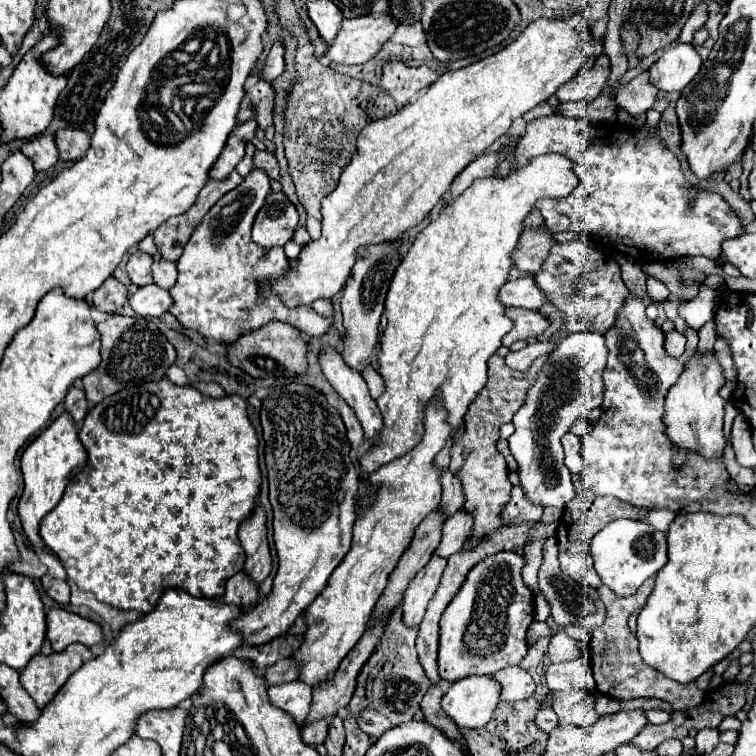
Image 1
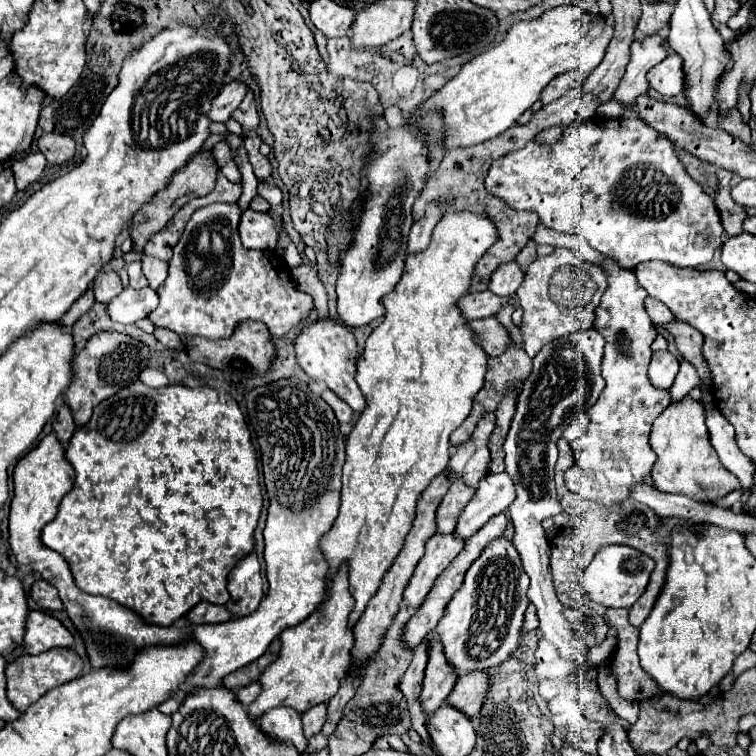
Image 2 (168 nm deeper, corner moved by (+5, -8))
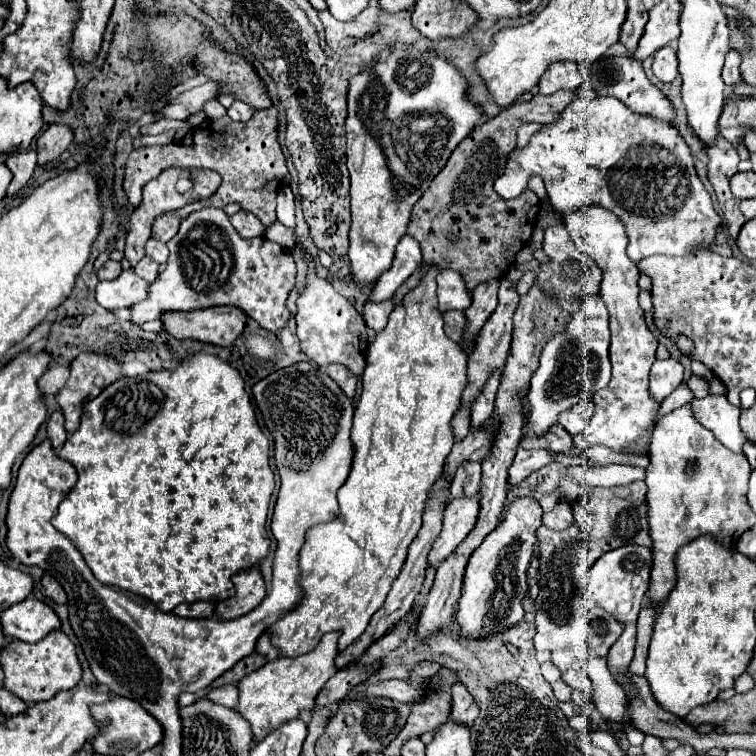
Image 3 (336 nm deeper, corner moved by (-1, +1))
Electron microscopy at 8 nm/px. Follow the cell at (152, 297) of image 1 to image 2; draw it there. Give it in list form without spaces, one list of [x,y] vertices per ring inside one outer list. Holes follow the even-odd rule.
[[[125,287],[111,303],[107,303],[107,315],[115,323],[135,323],[143,317],[147,317],[159,303],[157,293],[151,287],[145,289],[133,289]]]

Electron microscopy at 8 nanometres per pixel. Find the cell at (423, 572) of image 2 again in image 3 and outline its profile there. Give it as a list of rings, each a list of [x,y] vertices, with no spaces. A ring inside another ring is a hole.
[[[479,496],[477,498],[457,498],[445,506],[441,534],[437,536],[429,552],[431,568],[439,568],[439,564],[457,550],[457,546],[473,530],[477,514],[479,514]]]

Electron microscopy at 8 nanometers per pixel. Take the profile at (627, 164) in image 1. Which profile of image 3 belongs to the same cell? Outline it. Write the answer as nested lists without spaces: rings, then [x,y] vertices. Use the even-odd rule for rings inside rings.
[[[577,98],[565,108],[557,122],[545,124],[525,148],[509,154],[505,172],[495,180],[495,192],[505,200],[519,198],[527,190],[531,176],[543,178],[549,202],[561,216],[577,212],[587,204],[597,204],[613,212],[625,226],[629,236],[627,254],[633,262],[653,254],[689,256],[701,248],[711,248],[721,224],[721,216],[713,208],[711,194],[695,172],[691,150],[677,128],[667,122],[657,122],[645,114],[631,112],[623,102],[617,102],[617,98]]]

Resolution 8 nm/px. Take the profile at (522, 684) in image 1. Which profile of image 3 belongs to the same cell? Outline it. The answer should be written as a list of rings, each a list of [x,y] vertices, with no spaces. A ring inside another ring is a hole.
[[[463,682],[453,684],[451,692],[453,692],[451,718],[453,718],[455,722],[465,722],[467,726],[471,726],[473,720],[479,716],[479,706],[477,706],[477,702],[475,702],[473,696],[467,692],[467,688],[465,688]]]

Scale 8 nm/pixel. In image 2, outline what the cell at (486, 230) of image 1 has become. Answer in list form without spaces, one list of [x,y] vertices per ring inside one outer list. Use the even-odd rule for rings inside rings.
[[[469,211],[445,215],[431,237],[425,251],[405,259],[403,279],[395,291],[383,299],[385,319],[365,341],[363,357],[357,363],[357,385],[367,401],[367,407],[355,421],[347,435],[347,459],[343,465],[343,489],[339,517],[335,519],[329,535],[319,543],[327,559],[327,583],[343,563],[349,565],[349,591],[355,599],[355,609],[349,615],[349,627],[355,627],[363,615],[367,601],[377,593],[383,575],[393,565],[409,533],[419,495],[427,489],[431,479],[439,475],[451,457],[449,435],[465,421],[471,411],[473,397],[483,387],[487,355],[475,341],[467,319],[461,315],[457,301],[469,291],[475,273],[475,263],[495,243],[497,229],[483,217]]]

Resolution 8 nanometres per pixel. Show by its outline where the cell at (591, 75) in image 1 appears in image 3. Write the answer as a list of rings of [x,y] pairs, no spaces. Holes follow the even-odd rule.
[[[555,62],[539,82],[541,94],[555,94],[561,88],[579,88],[583,74],[577,62]]]

